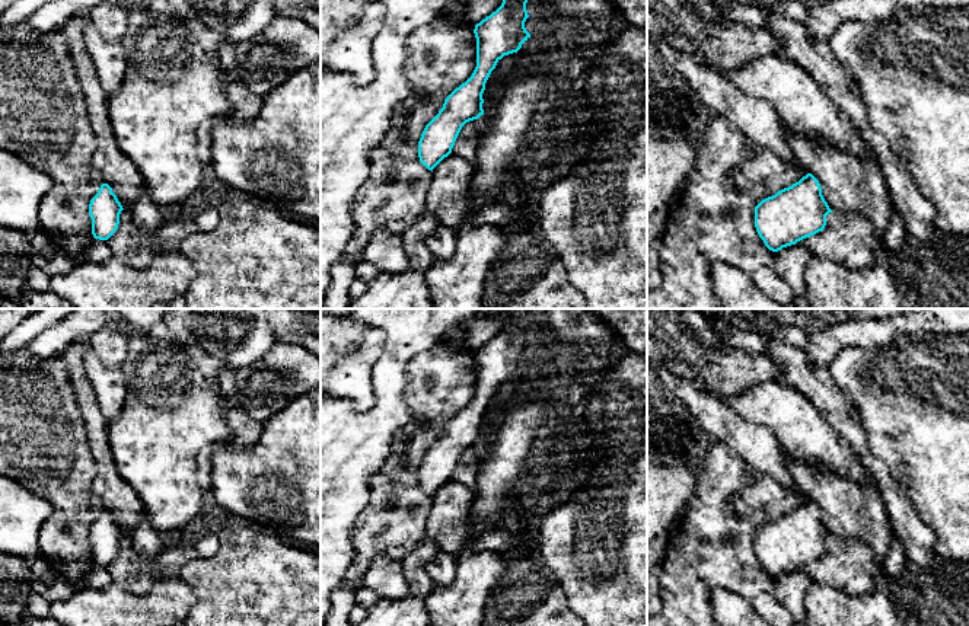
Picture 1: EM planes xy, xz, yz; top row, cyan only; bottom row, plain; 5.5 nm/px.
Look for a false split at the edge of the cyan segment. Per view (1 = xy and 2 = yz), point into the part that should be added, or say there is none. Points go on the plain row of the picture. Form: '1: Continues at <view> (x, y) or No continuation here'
1: No continuation here
2: No continuation here

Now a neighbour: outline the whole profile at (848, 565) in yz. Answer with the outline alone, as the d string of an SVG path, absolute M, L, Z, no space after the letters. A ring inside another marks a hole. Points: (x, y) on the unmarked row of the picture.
M832 537L822 558L797 568L815 584L829 585L852 597L863 597L884 585L876 575L879 559L871 546L860 540Z

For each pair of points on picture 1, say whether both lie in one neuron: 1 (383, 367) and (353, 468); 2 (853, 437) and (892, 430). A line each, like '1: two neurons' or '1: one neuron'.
1: one neuron
2: two neurons

